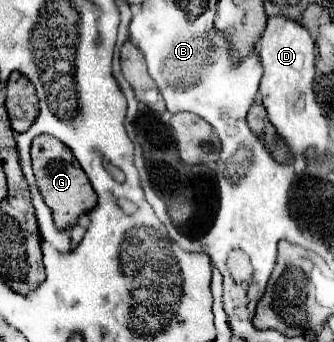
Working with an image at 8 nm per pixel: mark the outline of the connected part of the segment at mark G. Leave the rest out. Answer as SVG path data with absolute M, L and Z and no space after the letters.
M49 135L35 137L33 145L31 145L31 159L33 159L33 173L37 179L37 189L41 191L45 203L51 207L55 225L59 229L73 227L81 213L87 213L97 205L97 195L89 183L85 171L75 161L71 149L65 143L61 143L55 137L49 137Z

